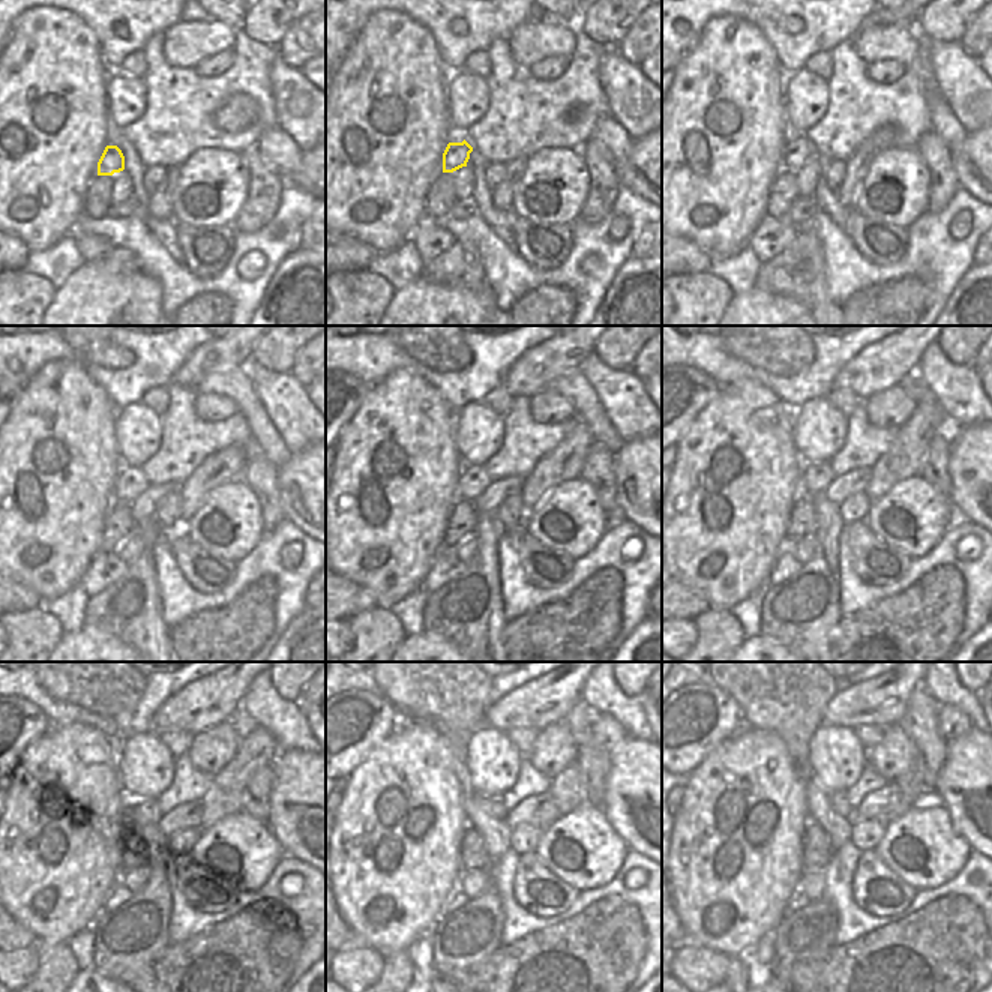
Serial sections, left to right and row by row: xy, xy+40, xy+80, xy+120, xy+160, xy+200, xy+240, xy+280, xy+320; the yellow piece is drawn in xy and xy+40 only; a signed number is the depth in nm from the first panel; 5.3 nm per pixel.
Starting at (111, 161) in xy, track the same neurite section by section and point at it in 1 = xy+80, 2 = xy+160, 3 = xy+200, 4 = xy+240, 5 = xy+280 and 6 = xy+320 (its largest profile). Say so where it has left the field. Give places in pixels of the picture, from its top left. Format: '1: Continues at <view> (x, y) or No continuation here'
1: Continues at xy+80 (799, 149)
2: Continues at xy+160 (471, 480)
3: Continues at xy+200 (814, 479)
4: Continues at xy+240 (149, 809)
5: Continues at xy+280 (496, 806)
6: Continues at xy+320 (838, 800).

